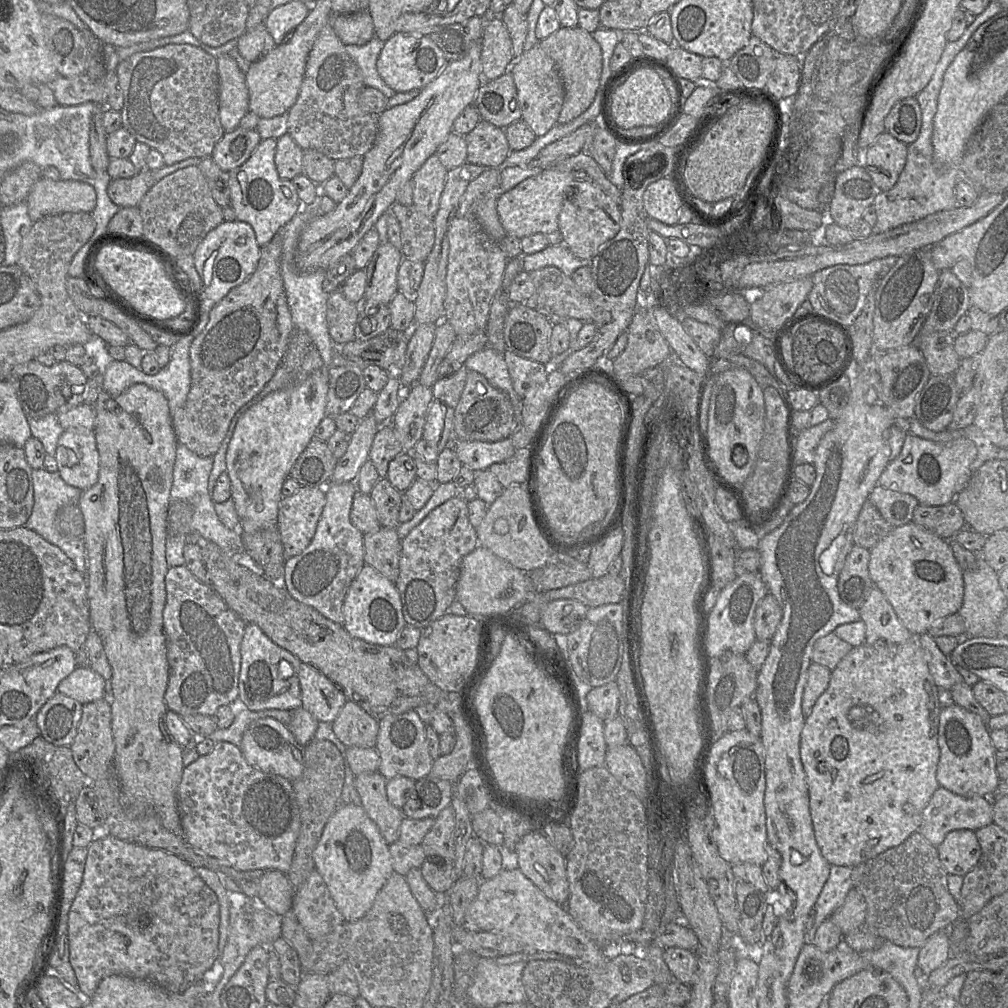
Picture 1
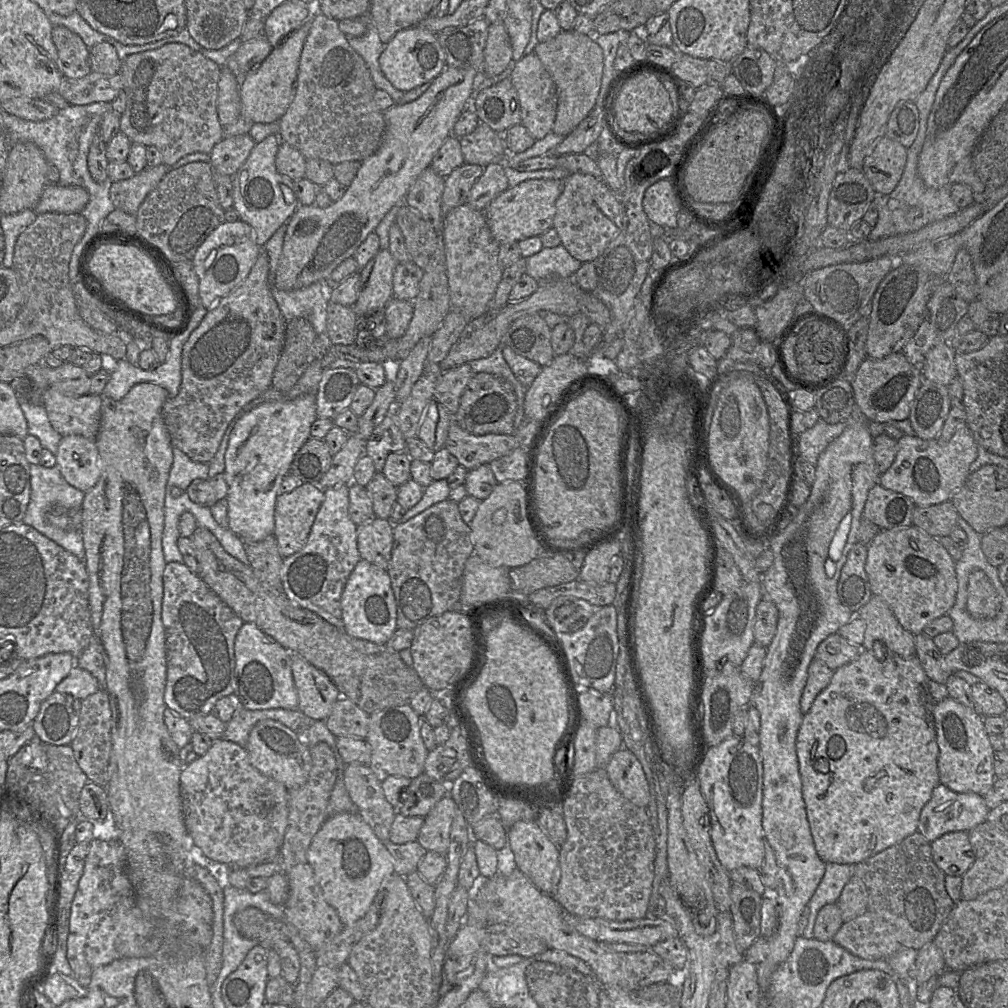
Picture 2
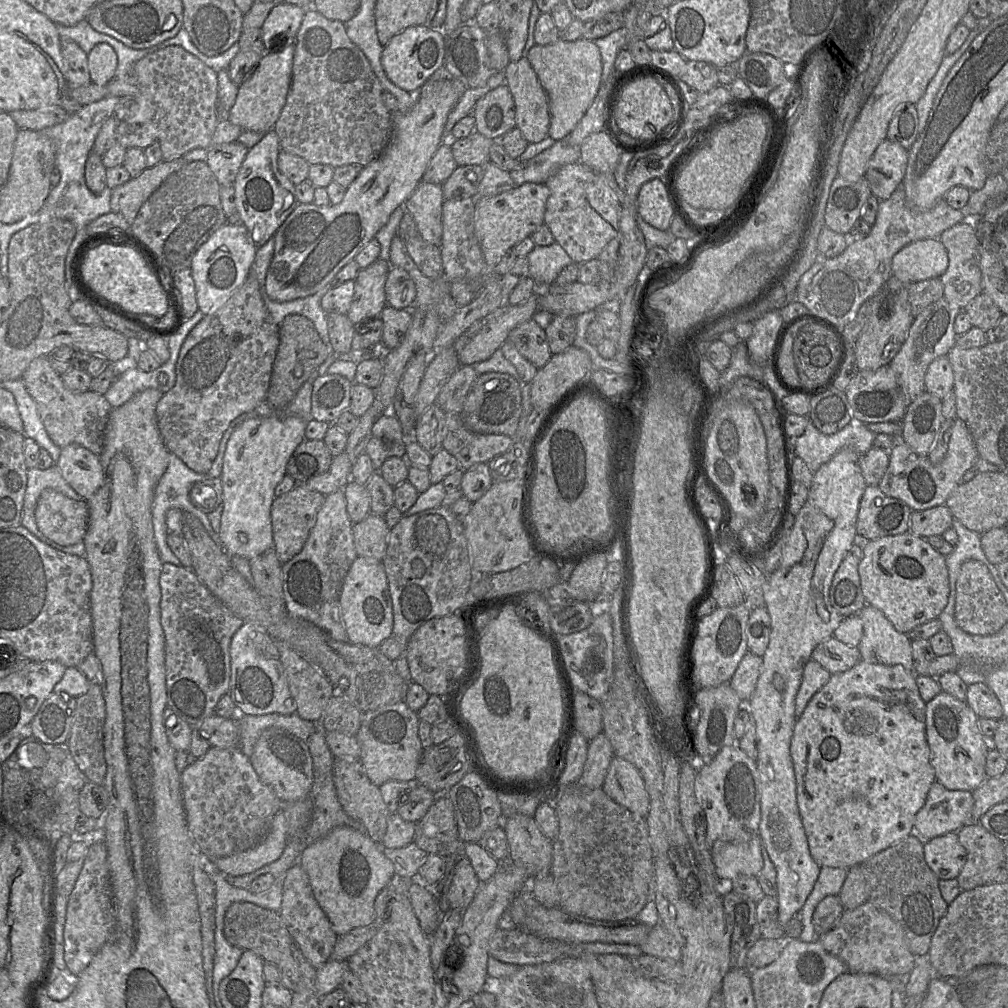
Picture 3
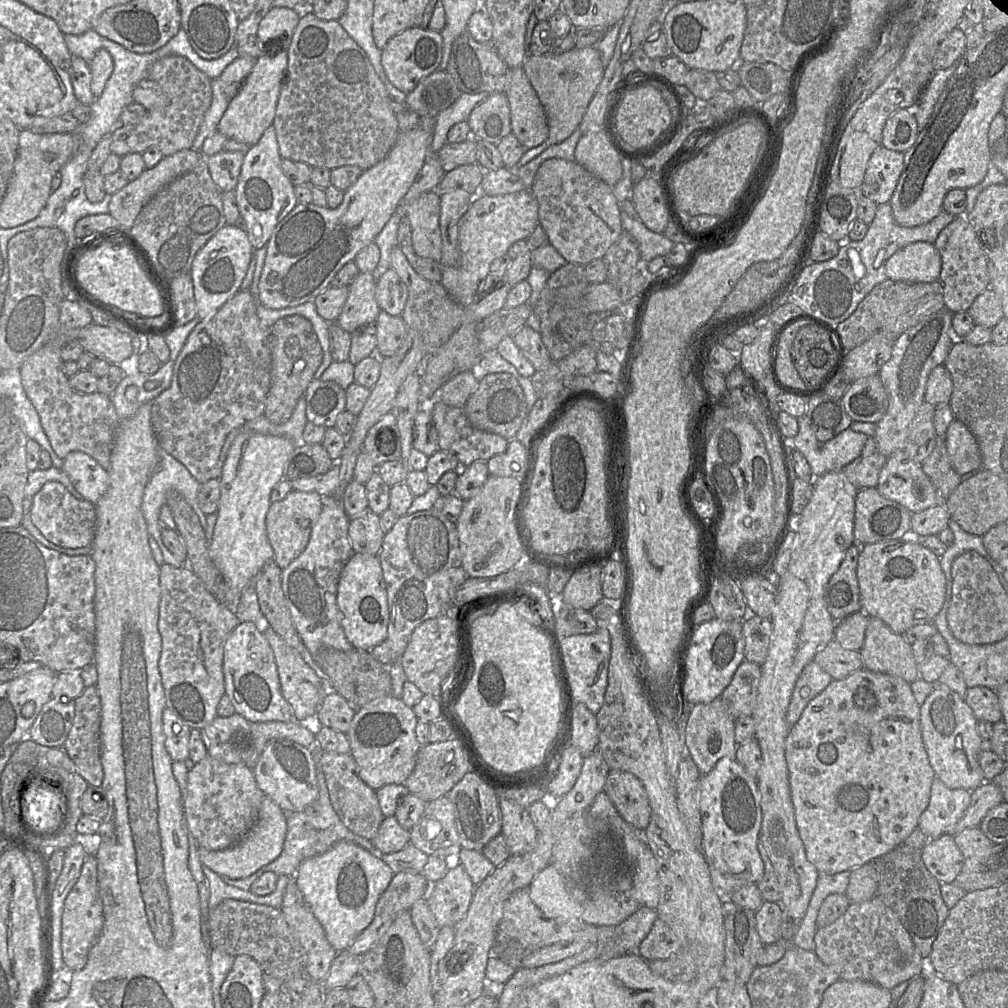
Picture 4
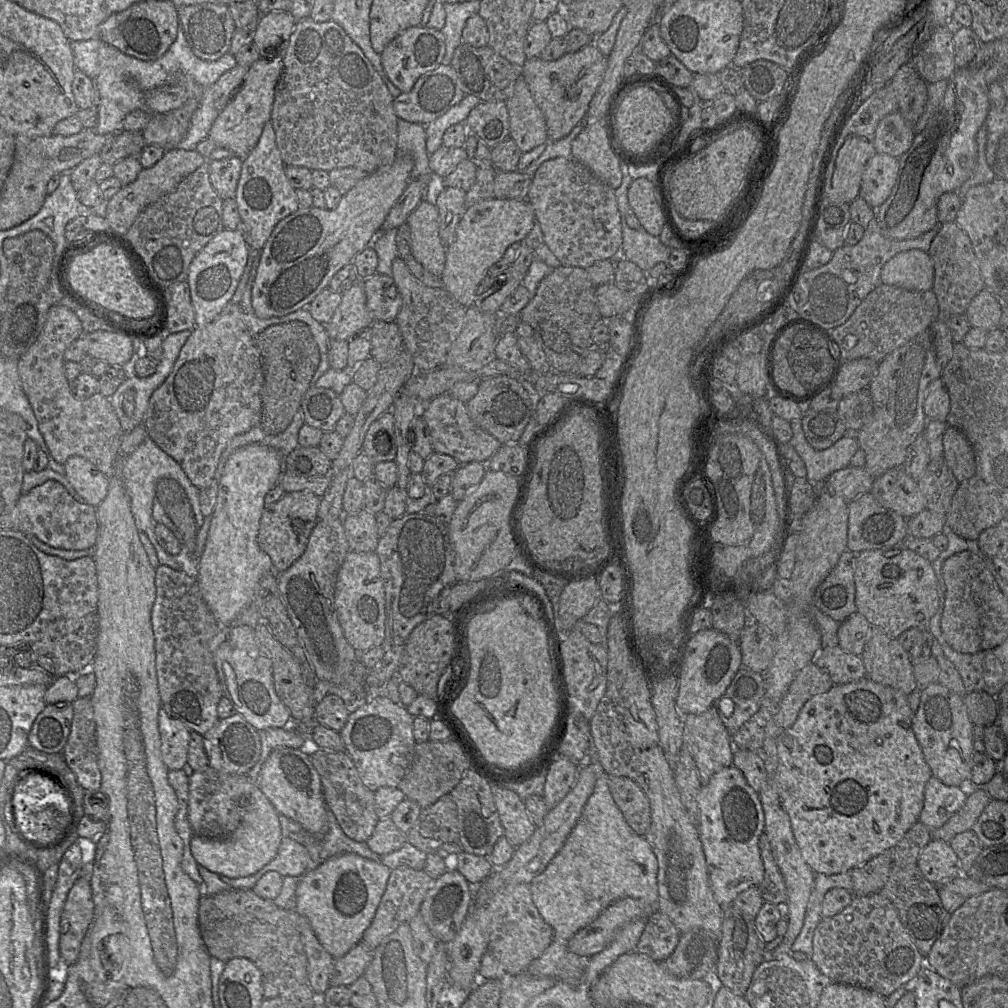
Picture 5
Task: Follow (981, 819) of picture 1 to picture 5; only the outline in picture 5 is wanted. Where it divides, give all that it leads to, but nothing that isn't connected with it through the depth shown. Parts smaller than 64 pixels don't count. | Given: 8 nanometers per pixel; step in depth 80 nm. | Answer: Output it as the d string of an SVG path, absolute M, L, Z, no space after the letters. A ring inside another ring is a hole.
M935 776L926 783L919 821L930 830L943 826L965 804L969 789L948 786Z

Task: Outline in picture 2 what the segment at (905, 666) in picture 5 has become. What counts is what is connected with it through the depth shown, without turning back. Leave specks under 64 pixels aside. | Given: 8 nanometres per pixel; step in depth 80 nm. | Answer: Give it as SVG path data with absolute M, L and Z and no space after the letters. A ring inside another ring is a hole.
M872 595L854 615L866 623L862 649L871 650L874 641L879 640L902 658L915 656L914 635L900 625L882 597Z

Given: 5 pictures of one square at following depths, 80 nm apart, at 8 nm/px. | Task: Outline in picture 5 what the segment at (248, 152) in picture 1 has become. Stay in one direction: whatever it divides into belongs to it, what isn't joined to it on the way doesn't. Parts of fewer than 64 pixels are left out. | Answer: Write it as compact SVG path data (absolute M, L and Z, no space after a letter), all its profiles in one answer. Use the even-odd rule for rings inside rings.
M237 156L221 160L208 160L210 182L223 200L235 199L242 162L243 159Z

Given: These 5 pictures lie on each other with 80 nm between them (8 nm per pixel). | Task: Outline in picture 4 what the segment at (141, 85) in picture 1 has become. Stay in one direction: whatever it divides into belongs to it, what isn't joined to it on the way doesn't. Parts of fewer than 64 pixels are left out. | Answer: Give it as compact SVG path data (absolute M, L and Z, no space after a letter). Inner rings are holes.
M167 55L157 60L149 68L147 79L158 83L170 102L167 106L146 110L146 115L137 124L116 127L112 131L110 152L120 157L143 153L150 146L157 146L163 156L190 149L211 105L212 80L185 57Z

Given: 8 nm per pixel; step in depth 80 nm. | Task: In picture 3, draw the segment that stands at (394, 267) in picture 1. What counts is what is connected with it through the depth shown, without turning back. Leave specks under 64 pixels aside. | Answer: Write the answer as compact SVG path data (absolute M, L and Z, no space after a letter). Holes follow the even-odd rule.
M379 258L365 269L359 270L354 280L353 299L346 314L354 325L364 319L379 317L387 305L385 282L391 267L389 261Z

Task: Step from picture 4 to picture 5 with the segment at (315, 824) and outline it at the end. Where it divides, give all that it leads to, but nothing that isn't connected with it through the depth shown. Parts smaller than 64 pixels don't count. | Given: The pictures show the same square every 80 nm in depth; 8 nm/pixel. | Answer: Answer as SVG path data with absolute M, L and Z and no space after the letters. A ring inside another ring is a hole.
M328 809L327 830L321 834L306 831L296 821L279 814L281 825L281 842L275 857L256 873L242 878L228 878L220 875L220 880L233 889L252 890L257 881L267 872L276 871L282 877L293 876L301 878L306 873L316 869L326 860L344 853L355 853L364 858L380 862L380 855L370 850L366 842L357 842L349 838L340 827L334 814Z

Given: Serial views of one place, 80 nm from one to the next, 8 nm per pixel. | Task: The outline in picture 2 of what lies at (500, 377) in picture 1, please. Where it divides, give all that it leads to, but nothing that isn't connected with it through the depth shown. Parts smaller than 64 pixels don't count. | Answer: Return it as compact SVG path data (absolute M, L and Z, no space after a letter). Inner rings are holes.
M506 345L498 346L495 351L488 356L487 358L481 358L477 360L470 361L468 364L470 365L472 371L474 373L485 372L490 373L492 375L500 376L507 381L509 381L515 391L517 396L517 409L516 409L516 417L514 421L514 433L516 429L519 427L521 421L525 417L524 413L524 399L527 388L522 386L522 384L517 380L514 373L508 366L502 355L502 348Z

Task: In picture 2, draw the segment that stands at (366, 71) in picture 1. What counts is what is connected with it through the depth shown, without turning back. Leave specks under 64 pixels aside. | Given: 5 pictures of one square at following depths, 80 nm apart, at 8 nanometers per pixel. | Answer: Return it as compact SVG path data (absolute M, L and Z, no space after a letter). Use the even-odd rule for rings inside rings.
M368 19L368 28L366 33L360 37L345 36L350 46L363 58L373 80L376 89L383 90L389 94L395 104L400 103L403 94L396 89L383 75L379 57L384 50L383 44L379 38L375 25Z

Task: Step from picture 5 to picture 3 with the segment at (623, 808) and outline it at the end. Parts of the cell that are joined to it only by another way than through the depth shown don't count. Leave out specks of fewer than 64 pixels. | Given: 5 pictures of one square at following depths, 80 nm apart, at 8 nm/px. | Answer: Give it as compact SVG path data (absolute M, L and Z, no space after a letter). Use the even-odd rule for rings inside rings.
M614 757L606 775L603 791L614 802L633 814L646 818L649 812L649 795L638 769L620 757Z

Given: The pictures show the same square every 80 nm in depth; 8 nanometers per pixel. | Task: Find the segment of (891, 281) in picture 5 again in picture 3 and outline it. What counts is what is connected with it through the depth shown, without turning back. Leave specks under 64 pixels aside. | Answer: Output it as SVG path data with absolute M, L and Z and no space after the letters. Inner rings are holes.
M922 239L909 243L892 258L892 276L905 284L939 278L947 269L948 254L942 242Z

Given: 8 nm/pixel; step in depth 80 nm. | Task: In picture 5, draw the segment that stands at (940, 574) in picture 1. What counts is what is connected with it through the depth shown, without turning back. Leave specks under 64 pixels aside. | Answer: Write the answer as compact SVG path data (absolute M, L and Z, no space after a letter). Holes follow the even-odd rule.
M903 542L890 547L865 550L857 554L854 567L855 604L873 628L881 629L896 639L909 628L928 630L929 621L939 606L938 580L931 562L903 546Z

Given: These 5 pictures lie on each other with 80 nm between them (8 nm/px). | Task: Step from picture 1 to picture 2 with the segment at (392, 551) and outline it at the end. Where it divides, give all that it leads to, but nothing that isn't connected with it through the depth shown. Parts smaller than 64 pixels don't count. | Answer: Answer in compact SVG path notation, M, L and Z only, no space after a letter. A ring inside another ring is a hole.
M373 517L357 526L357 548L362 559L387 570L393 546L394 524Z

